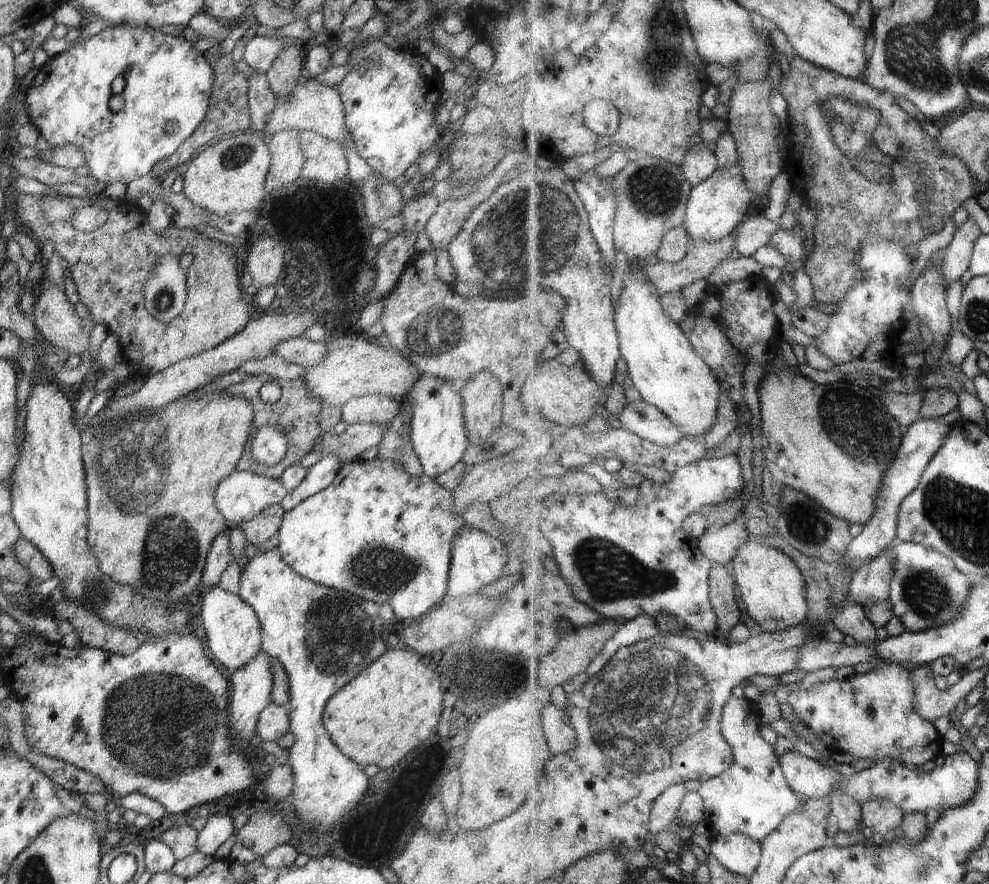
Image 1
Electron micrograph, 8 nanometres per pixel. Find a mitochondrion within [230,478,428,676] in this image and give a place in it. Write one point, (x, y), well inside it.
(383, 569)

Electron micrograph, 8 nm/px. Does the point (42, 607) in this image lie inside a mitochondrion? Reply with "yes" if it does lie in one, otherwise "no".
no

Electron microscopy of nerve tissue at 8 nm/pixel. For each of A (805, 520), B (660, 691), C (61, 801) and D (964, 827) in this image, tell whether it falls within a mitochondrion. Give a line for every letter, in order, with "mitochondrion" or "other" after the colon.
A: mitochondrion
B: mitochondrion
C: other
D: mitochondrion

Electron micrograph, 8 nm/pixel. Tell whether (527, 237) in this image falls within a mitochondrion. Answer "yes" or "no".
yes

